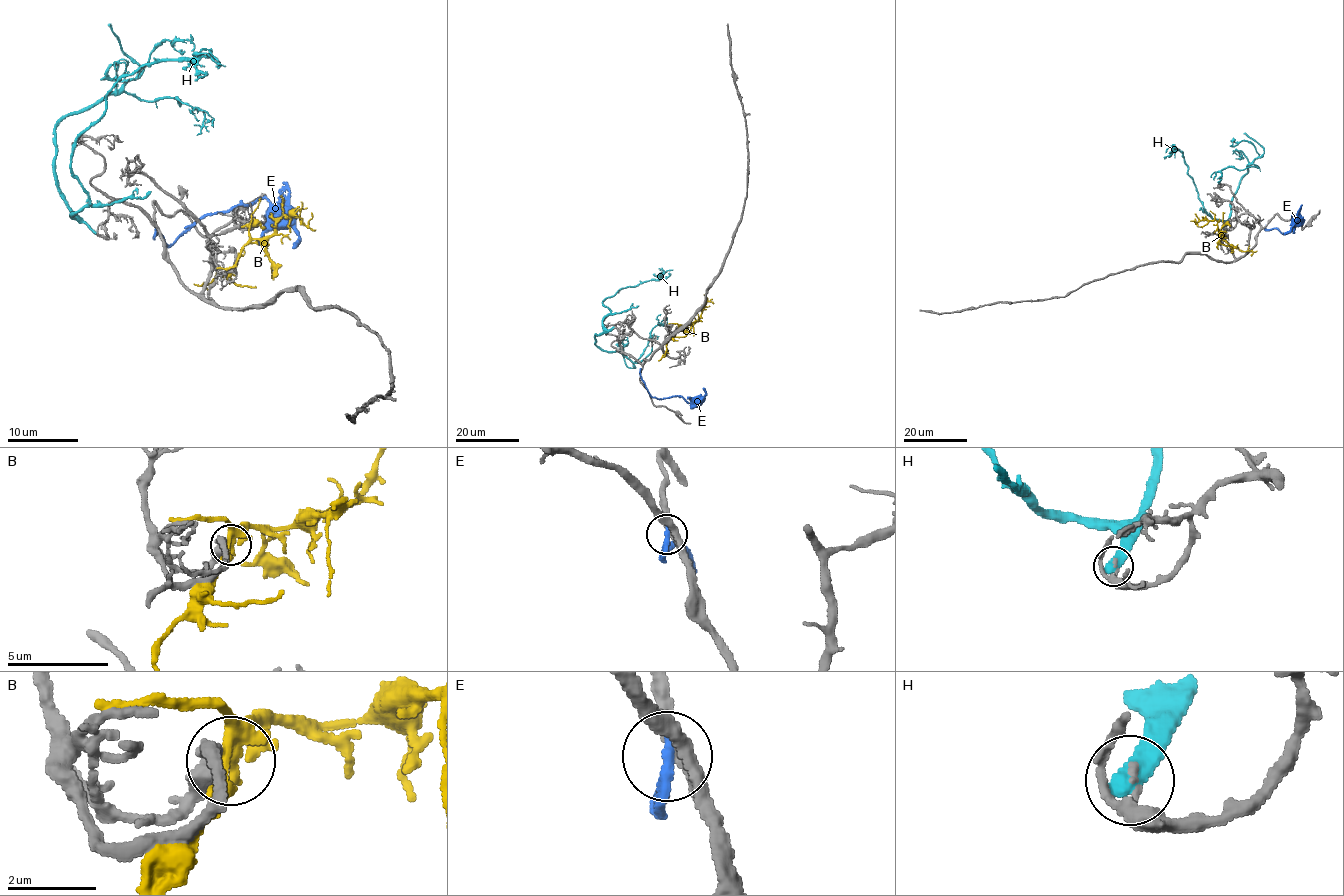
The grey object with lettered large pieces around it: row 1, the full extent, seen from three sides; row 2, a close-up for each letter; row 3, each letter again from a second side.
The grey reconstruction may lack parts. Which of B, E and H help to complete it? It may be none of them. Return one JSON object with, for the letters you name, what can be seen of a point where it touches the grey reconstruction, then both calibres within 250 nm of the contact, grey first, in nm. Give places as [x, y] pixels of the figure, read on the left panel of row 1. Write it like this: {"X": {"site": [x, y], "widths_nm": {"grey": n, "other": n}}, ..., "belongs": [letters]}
{"belongs": []}

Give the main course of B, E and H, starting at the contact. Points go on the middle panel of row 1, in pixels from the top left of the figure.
B: (678, 327), (696, 321), (704, 304), (712, 299)
E: (641, 369), (640, 376), (653, 397), (681, 396), (692, 402), (704, 396), (703, 388)
H: (612, 328), (597, 335), (595, 344), (640, 362), (651, 351), (650, 331), (662, 325), (659, 323)

